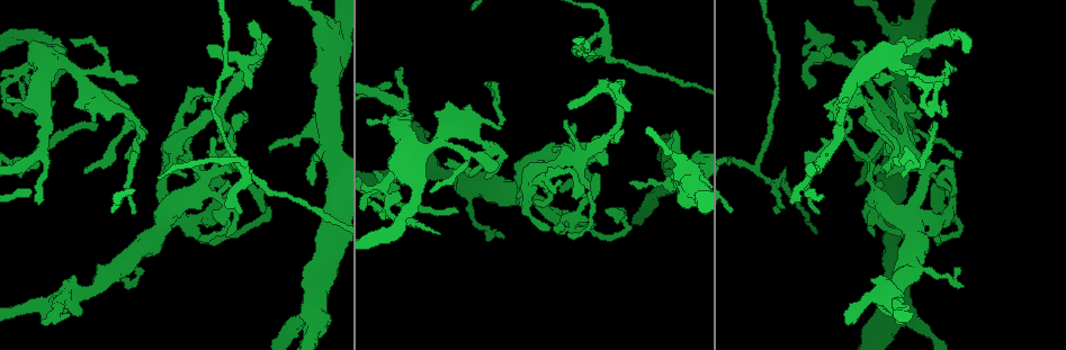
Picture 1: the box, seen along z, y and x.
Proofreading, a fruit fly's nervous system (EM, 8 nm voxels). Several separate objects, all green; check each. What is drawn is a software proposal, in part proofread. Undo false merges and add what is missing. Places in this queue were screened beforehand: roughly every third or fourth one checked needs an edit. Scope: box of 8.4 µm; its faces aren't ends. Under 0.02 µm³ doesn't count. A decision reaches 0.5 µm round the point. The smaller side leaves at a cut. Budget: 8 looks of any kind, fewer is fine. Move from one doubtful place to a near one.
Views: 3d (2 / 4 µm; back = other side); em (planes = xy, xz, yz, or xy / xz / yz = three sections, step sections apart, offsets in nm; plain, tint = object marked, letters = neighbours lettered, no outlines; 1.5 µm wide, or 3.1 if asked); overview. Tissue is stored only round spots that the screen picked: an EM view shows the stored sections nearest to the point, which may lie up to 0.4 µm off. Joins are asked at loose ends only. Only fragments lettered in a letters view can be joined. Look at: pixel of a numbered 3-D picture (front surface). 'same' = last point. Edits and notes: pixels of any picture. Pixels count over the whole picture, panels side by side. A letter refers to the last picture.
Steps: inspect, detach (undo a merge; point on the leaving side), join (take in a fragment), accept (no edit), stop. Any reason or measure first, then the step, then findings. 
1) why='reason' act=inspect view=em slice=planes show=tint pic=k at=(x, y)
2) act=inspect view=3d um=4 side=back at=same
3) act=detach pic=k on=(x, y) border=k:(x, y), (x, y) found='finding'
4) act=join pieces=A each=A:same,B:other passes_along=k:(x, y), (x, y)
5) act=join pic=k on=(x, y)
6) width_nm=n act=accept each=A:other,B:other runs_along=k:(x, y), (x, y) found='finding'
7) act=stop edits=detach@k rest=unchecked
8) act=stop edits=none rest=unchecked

why='an open end' act=inspect view=3d um=2 pic=1 at=(932, 123)

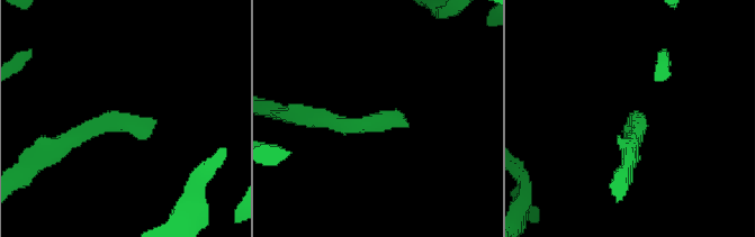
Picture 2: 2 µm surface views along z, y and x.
act=inspect view=em slice=planes show=letters pic=2 at=(157, 123)

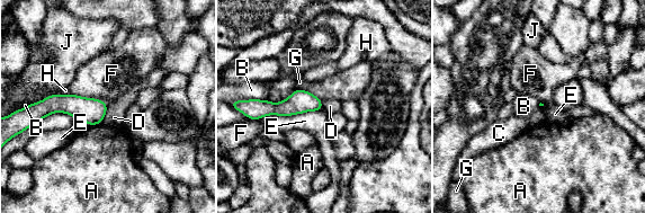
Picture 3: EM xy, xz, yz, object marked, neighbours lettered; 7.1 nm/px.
act=accept each=A:other,B:other,C:other,D:other,E:other,F:other,G:other,H:other,J:other runs_along=3:(257, 103), (261, 107), (319, 107) found='no lettered fragment goes on from it'

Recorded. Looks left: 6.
why='tapers out' act=inspect view=3d um=4 pic=1 at=(242, 212)

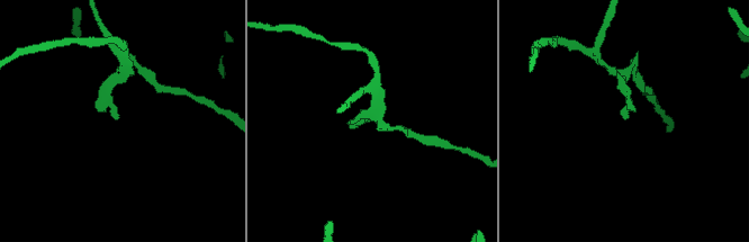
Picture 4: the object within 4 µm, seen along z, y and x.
act=inspect view=em slice=xy step=4 show=tint pic=4 at=(116, 119)

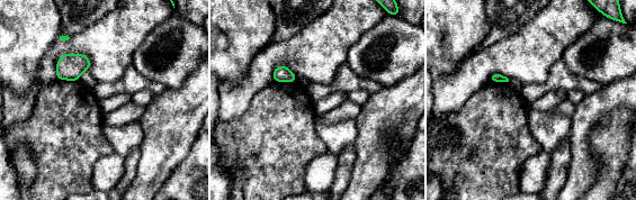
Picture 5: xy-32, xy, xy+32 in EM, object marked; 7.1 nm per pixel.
act=inspect view=em slice=planes show=letters at=same

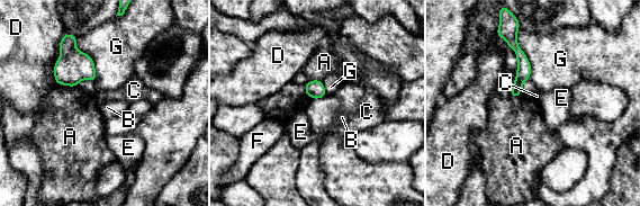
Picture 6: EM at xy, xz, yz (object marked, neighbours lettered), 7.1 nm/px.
act=accept each=A:other,B:other,C:other,D:other,E:other,F:other,G:other found='none of them fits'

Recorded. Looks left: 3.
why='tapers out' act=inspect view=3d um=2 pic=1 at=(314, 183)

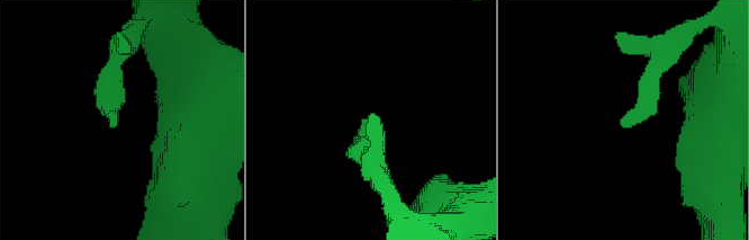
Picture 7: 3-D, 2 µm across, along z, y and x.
act=inspect view=em slice=planes show=letters pic=7 at=(621, 122)

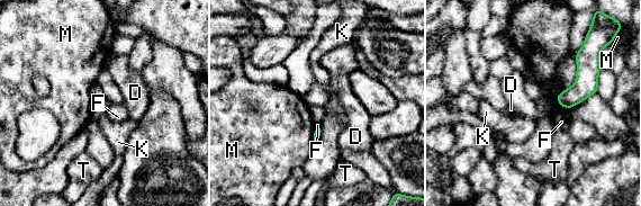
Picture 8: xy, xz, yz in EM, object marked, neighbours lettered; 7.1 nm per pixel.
act=accept each=D:other,F:other,K:other,M:other,T:other border=8:(554, 98), (567, 109) found='no lettered fragment goes on from it'

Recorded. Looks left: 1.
act=stop edits=none rest=unchecked

